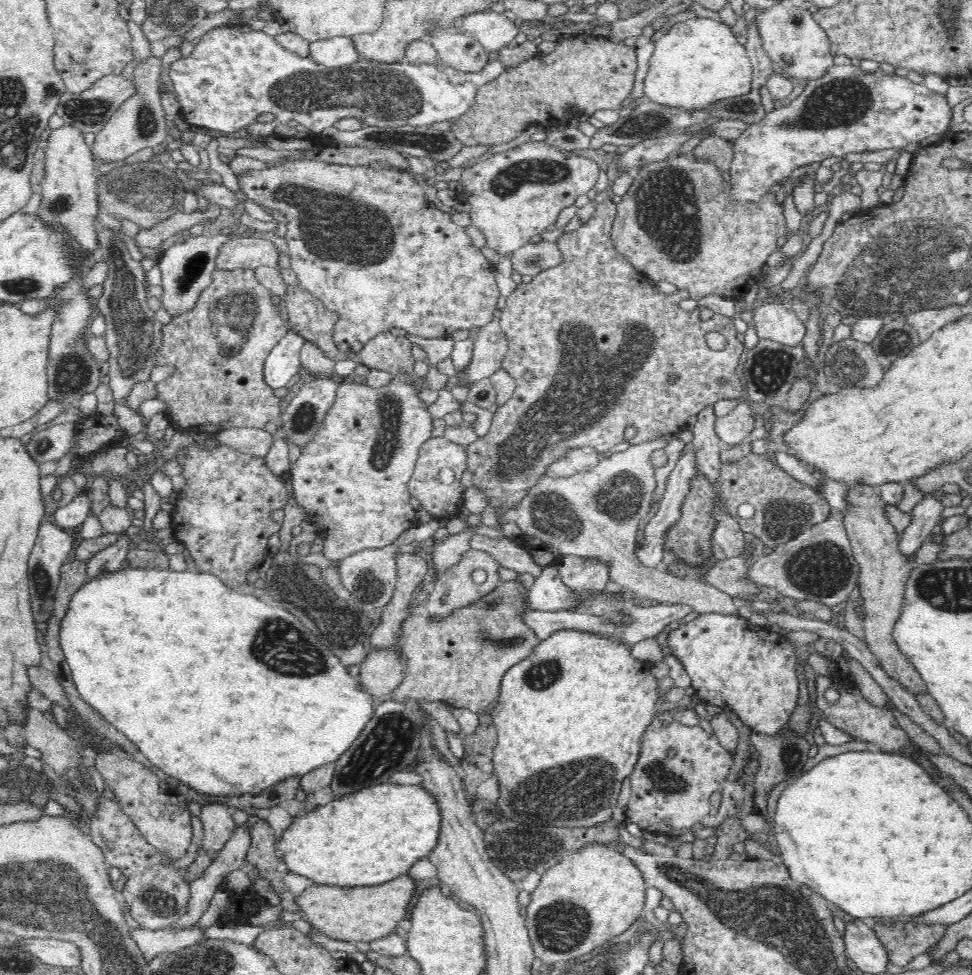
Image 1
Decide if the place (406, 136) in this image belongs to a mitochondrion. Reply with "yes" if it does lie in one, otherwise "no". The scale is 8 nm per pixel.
yes

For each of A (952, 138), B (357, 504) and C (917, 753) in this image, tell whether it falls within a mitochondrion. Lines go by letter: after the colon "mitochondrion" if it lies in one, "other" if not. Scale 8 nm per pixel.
A: other
B: other
C: other

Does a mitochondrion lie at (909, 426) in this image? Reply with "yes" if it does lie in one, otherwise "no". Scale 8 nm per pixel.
no

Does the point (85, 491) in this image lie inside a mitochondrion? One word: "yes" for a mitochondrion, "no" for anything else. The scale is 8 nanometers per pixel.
no

